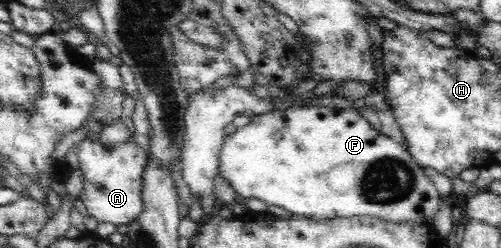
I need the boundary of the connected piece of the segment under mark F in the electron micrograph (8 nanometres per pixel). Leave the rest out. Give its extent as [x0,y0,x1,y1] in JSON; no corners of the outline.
[219,104,438,220]

